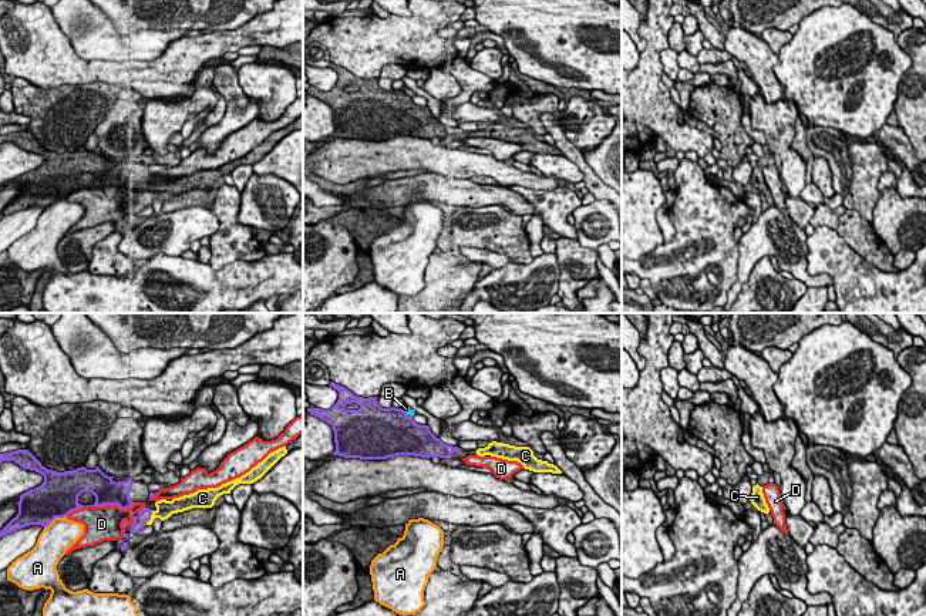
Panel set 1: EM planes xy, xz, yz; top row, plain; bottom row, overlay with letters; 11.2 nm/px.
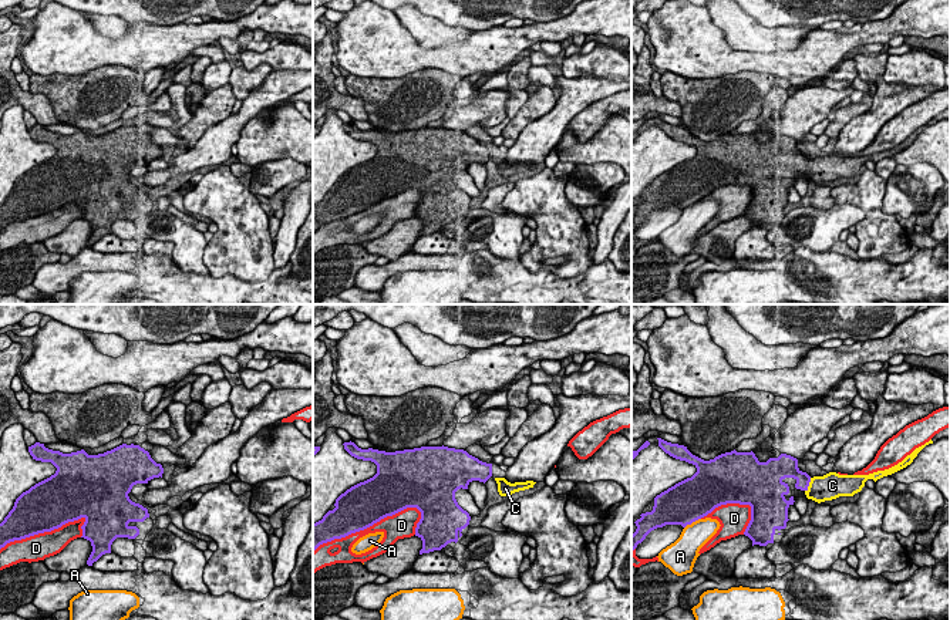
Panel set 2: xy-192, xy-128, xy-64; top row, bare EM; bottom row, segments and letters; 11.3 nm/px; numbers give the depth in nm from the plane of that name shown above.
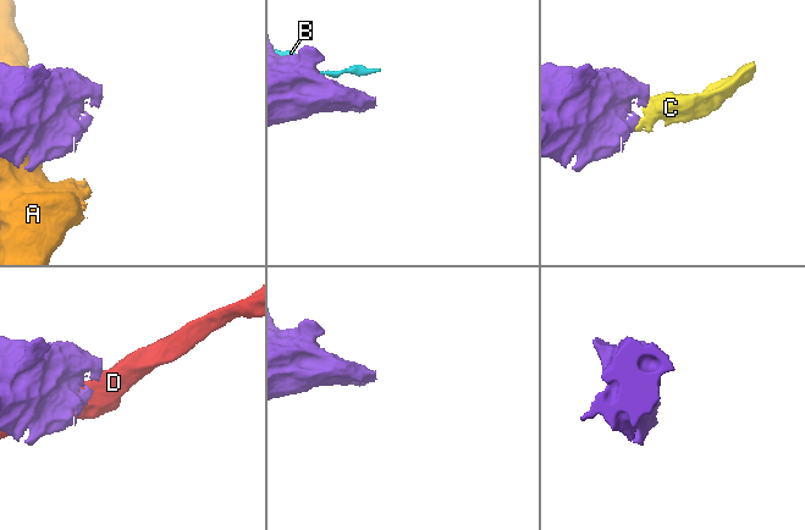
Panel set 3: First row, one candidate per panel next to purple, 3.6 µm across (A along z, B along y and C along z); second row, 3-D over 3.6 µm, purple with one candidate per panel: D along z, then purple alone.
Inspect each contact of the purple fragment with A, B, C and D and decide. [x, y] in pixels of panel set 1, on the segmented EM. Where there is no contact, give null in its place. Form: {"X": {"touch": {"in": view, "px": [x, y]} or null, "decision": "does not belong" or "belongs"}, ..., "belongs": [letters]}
{"A": {"touch": {"in": "xy", "px": [54, 518]}, "decision": "does not belong"}, "B": {"touch": {"in": "xz", "px": [406, 413]}, "decision": "does not belong"}, "C": {"touch": {"in": "xy", "px": [150, 518]}, "decision": "belongs"}, "D": {"touch": {"in": "xy", "px": [110, 504]}, "decision": "does not belong"}, "belongs": ["C"]}

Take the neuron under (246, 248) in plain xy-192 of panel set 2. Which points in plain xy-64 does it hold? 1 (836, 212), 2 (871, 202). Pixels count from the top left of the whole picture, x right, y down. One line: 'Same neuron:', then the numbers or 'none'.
Same neuron: 2

